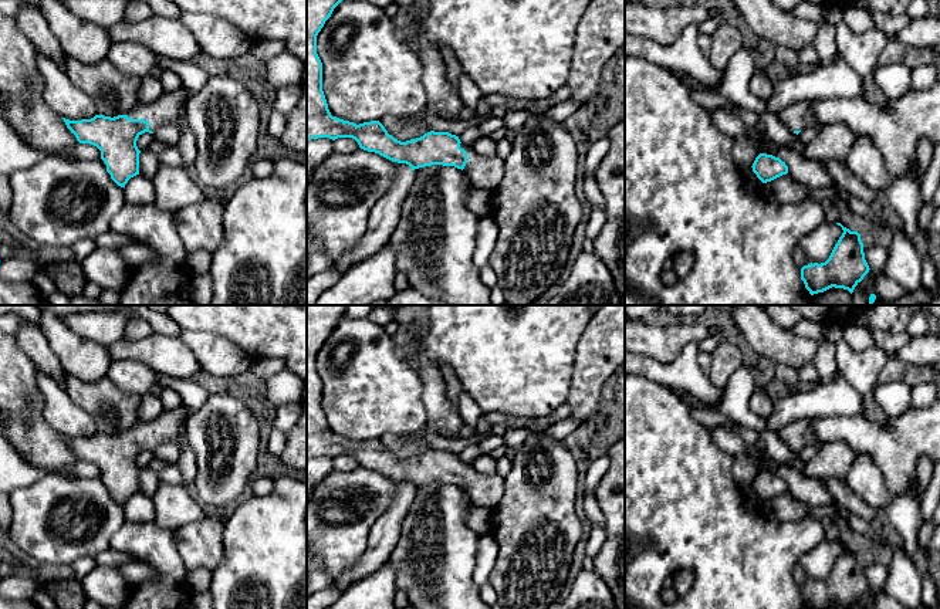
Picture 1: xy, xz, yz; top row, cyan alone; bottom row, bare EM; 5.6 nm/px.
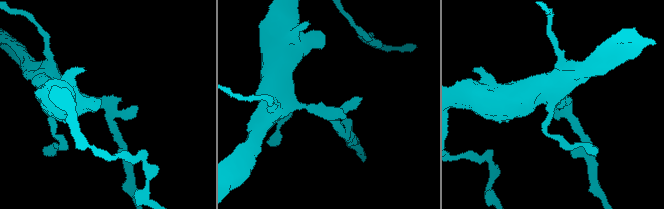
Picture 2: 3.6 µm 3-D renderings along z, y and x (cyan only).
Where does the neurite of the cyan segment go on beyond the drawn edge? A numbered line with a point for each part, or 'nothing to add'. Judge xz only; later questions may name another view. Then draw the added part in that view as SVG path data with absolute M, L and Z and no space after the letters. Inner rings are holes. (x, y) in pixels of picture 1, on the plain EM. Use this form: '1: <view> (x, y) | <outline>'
1: xz (486, 491) | M460 461L460 466L467 470L467 481L463 488L471 504L493 511L504 494L504 477L484 476L476 471L473 464L463 461Z

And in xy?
1: xy (166, 428) | M185 405L173 410L163 409L163 412L156 419L148 423L138 422L126 433L131 437L148 439L149 449L152 450L155 450L158 446L166 441L175 441L180 446L179 443L180 426L186 423L187 417L189 412L185 407Z

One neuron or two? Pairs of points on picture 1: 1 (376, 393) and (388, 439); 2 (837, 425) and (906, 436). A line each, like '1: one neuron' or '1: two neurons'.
1: two neurons
2: one neuron

